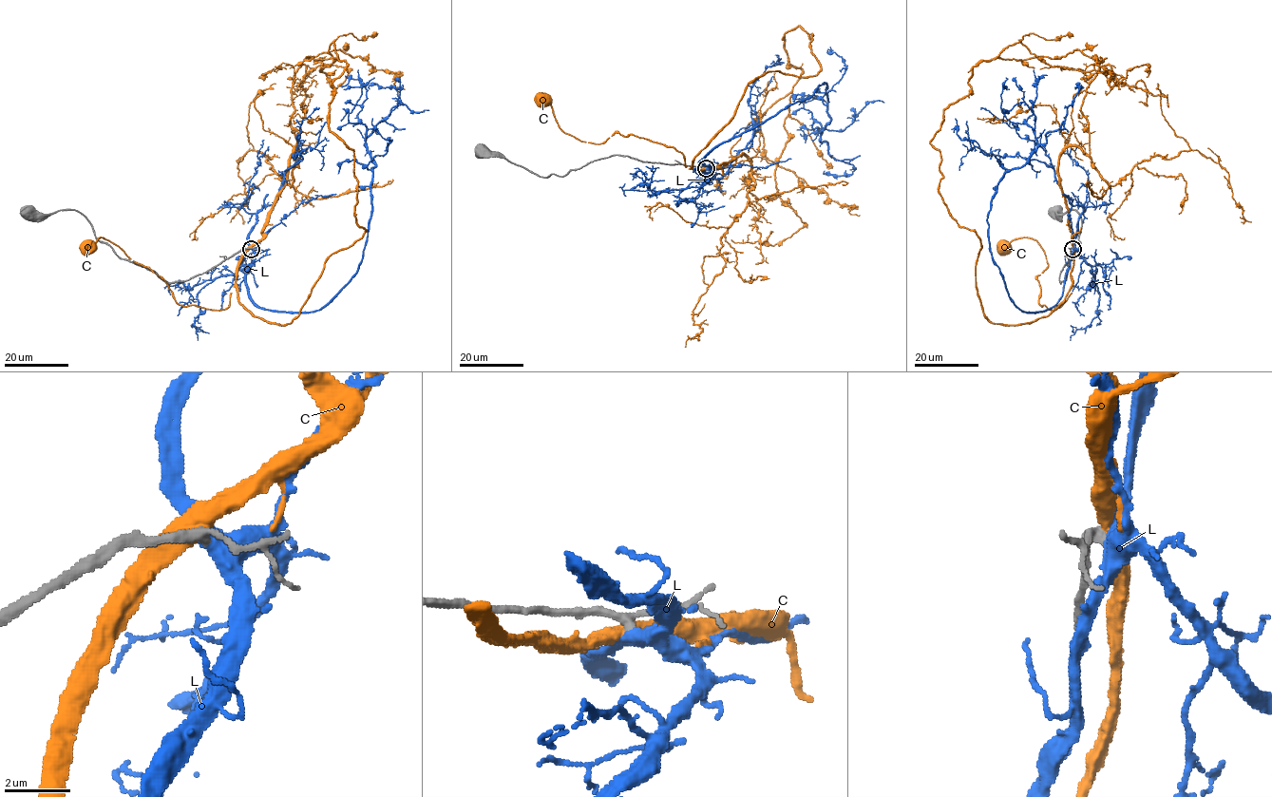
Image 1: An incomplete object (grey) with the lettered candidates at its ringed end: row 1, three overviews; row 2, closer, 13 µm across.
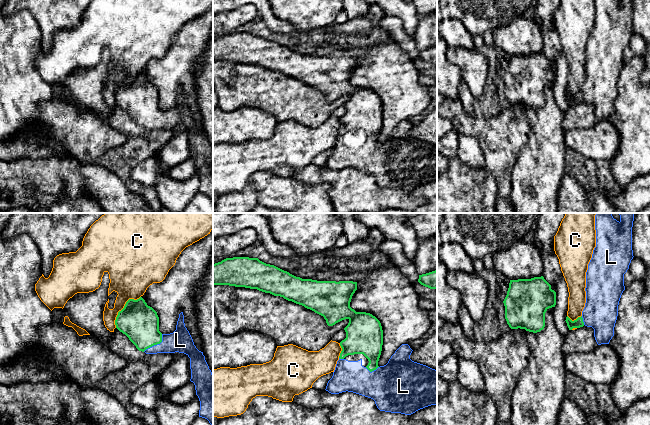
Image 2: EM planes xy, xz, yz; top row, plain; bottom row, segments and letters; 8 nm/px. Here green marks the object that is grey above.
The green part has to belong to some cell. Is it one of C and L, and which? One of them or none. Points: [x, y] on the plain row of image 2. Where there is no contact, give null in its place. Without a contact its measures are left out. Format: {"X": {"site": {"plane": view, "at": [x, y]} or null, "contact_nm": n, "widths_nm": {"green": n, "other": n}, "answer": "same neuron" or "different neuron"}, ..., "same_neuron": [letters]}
{"C": {"site": {"plane": "xy", "at": [123, 84]}, "contact_nm": 320, "widths_nm": {"green": 300, "other": 320}, "answer": "different neuron"}, "L": {"site": {"plane": "xy", "at": [155, 120]}, "contact_nm": 220, "widths_nm": {"green": 300, "other": 180}, "answer": "same neuron"}, "same_neuron": ["L"]}

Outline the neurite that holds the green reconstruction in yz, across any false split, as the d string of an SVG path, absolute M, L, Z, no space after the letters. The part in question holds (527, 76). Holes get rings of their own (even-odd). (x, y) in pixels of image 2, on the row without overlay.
M543 52L510 56L503 79L511 105L537 109L545 103L546 87L556 81L556 68Z

